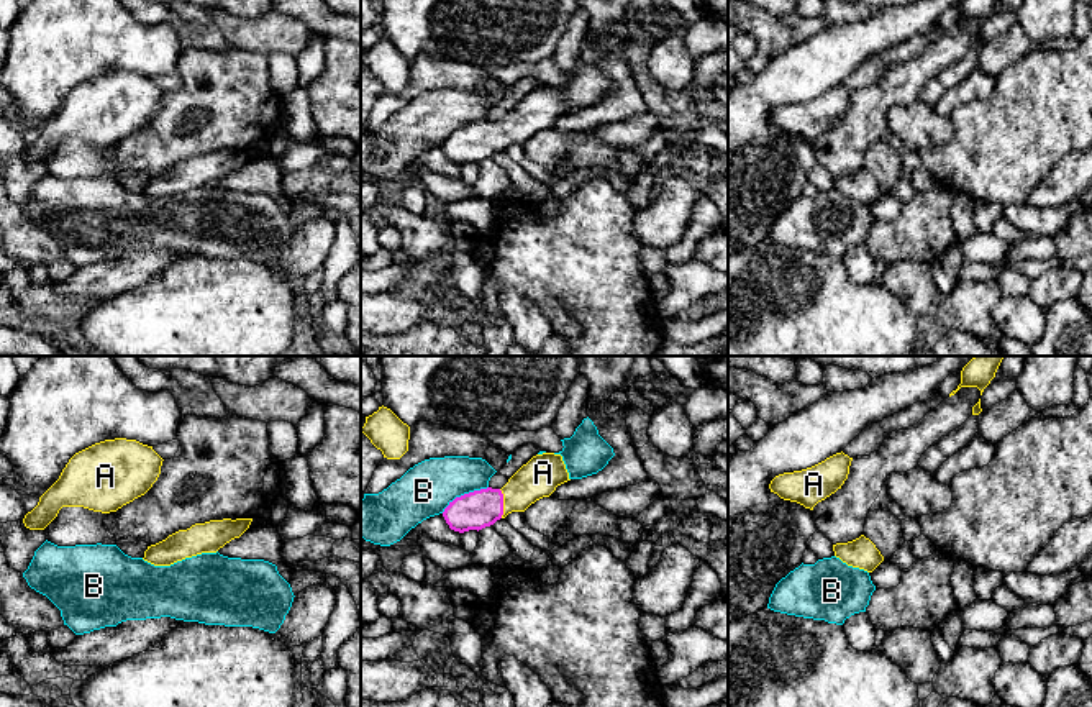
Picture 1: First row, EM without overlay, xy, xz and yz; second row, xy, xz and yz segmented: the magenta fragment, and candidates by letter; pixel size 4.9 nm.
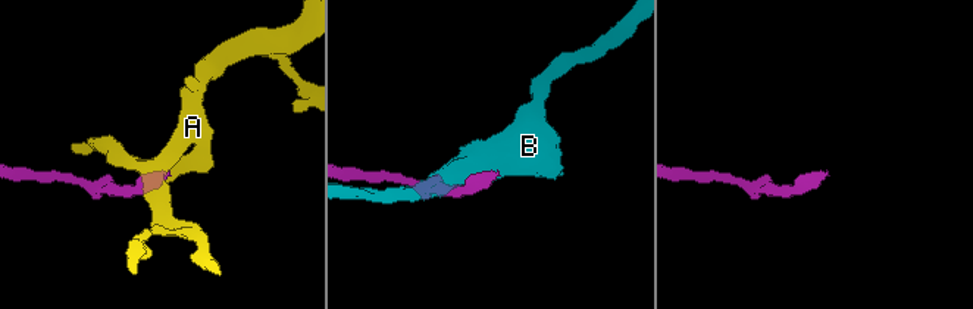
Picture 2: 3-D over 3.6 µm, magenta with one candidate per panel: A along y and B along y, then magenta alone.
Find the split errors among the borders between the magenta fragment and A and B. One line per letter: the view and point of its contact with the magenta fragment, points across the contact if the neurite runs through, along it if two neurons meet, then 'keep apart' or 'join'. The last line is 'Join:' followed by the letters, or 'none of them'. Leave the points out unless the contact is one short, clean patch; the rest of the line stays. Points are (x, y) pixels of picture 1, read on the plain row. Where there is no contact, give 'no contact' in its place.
A: contact xz (502, 136); way xz (479, 141), (502, 136), (541, 107); join
B: contact xz (464, 127); keep apart
Join: A

